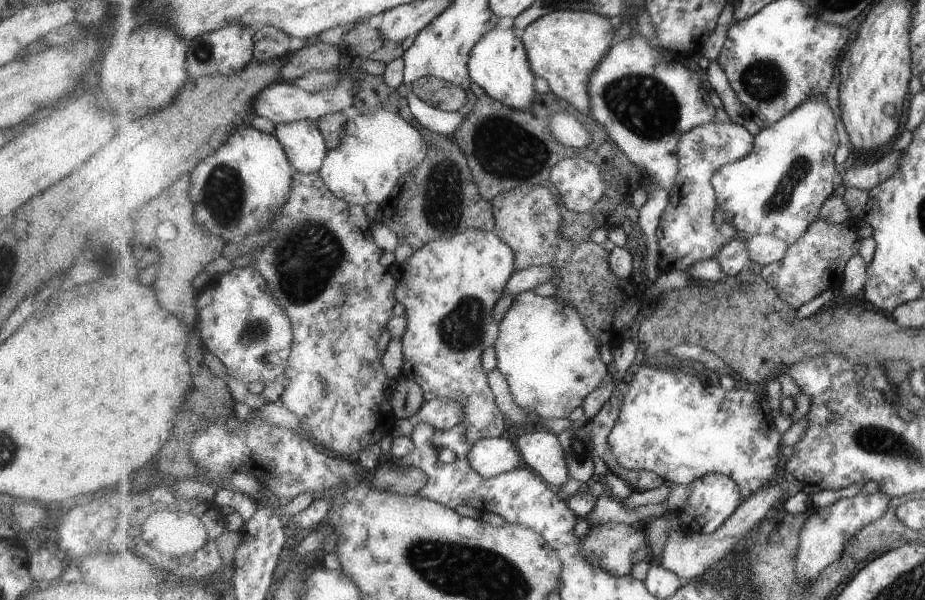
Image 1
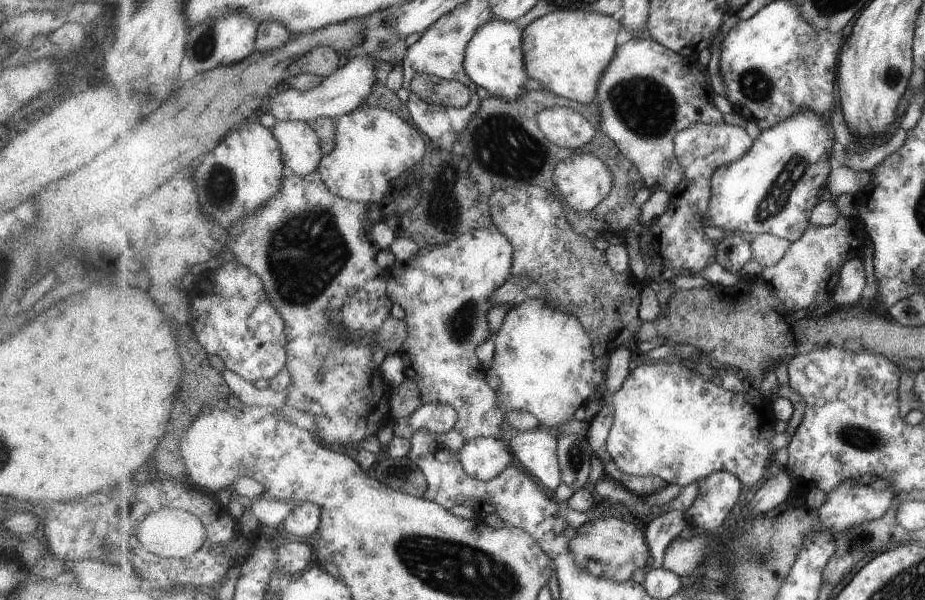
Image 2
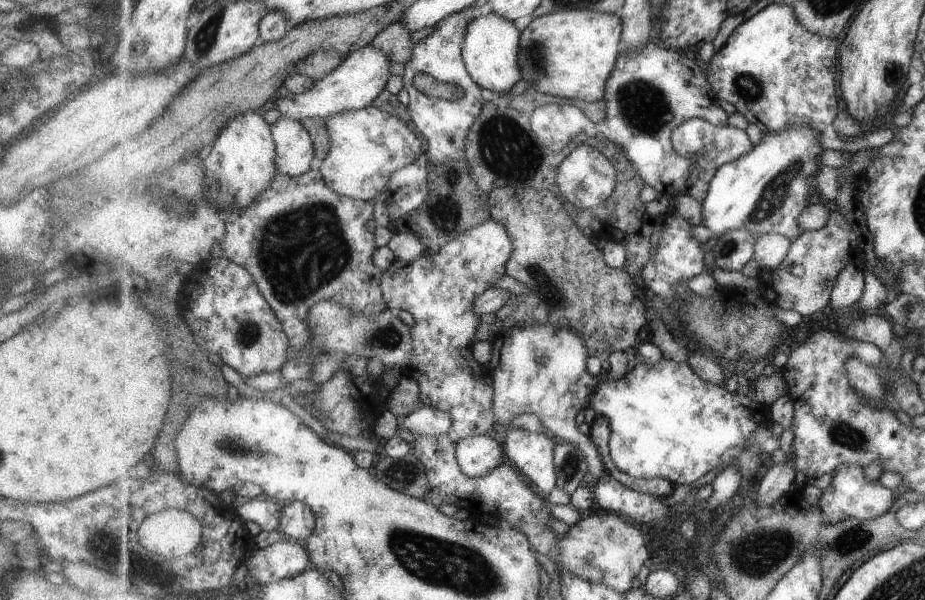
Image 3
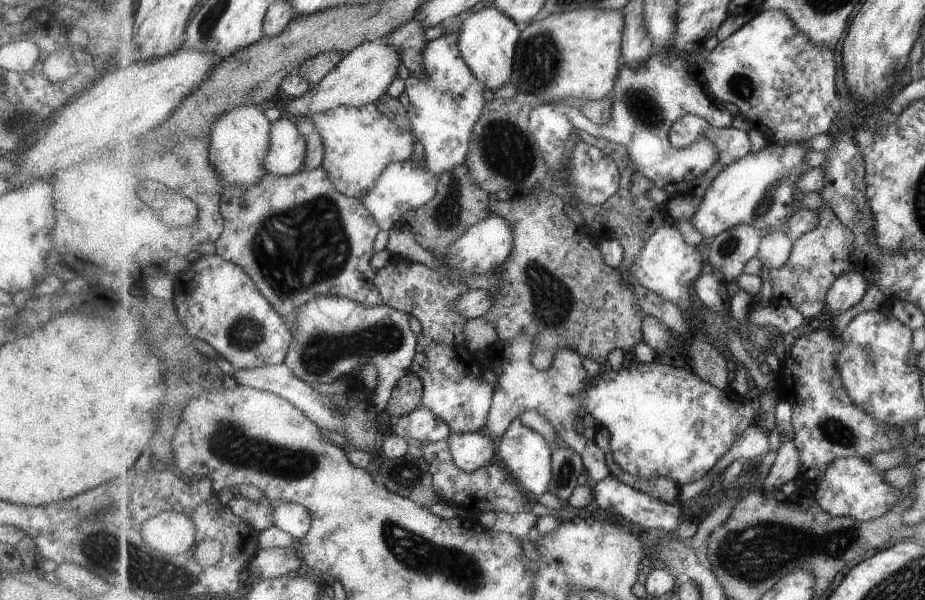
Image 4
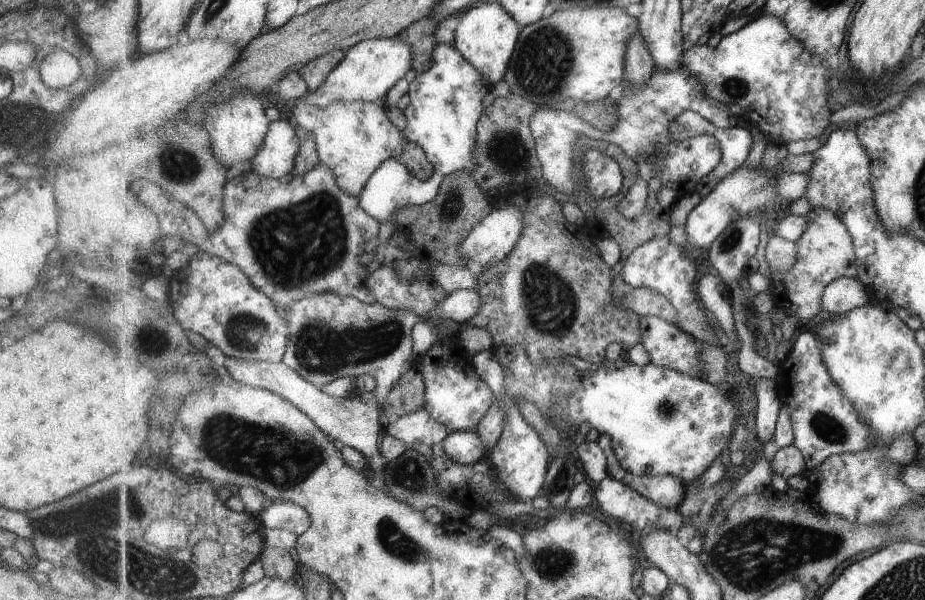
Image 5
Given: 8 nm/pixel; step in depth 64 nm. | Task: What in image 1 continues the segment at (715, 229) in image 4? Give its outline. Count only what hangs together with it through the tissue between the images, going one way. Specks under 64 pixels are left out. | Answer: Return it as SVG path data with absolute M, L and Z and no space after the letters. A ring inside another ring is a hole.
M835 93L830 98L813 96L809 98L809 102L803 102L776 125L765 126L756 137L752 154L715 172L712 186L719 197L717 210L723 212L723 220L731 224L736 231L746 232L752 236L777 236L789 242L791 246L801 241L808 233L809 226L819 219L821 206L841 192L837 180L840 167L835 166L835 155L841 148L841 138L837 132L839 118L833 112L834 96Z

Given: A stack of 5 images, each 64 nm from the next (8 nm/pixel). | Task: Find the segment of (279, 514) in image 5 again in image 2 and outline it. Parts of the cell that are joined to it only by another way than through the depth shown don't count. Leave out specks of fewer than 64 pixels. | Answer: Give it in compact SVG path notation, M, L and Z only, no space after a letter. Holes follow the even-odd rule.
M311 502L302 503L287 516L282 530L301 538L310 540L321 525L321 506Z

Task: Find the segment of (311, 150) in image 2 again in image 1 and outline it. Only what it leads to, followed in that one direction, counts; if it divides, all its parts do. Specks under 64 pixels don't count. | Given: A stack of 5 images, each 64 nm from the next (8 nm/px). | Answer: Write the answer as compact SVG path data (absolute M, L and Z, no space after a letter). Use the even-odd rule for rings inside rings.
M303 120L275 126L275 136L287 152L296 172L318 173L329 155L329 146L315 121Z

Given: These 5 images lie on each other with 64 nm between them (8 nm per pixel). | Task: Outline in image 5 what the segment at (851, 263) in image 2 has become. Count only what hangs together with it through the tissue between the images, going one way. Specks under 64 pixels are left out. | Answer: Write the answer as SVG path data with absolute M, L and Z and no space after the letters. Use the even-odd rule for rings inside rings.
M842 277L827 286L822 308L839 316L865 307L870 302L868 288L858 277Z

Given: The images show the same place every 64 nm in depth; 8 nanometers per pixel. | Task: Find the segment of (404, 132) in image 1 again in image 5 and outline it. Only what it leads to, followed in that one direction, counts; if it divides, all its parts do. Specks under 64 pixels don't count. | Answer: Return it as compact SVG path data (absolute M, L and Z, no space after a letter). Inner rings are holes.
M304 98L291 111L297 122L303 126L317 144L321 163L332 168L337 176L337 184L347 194L359 197L375 170L390 159L397 159L407 142L403 132L389 118L382 102L335 102L321 108L308 104Z

